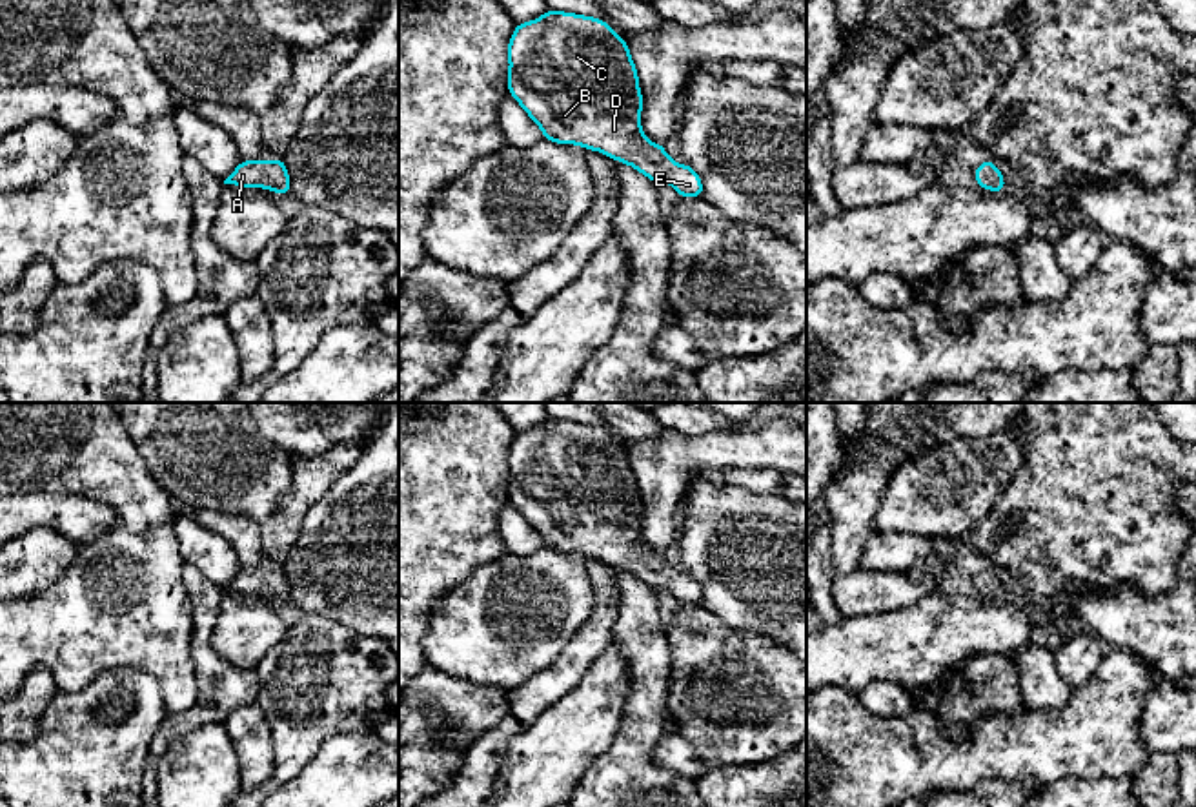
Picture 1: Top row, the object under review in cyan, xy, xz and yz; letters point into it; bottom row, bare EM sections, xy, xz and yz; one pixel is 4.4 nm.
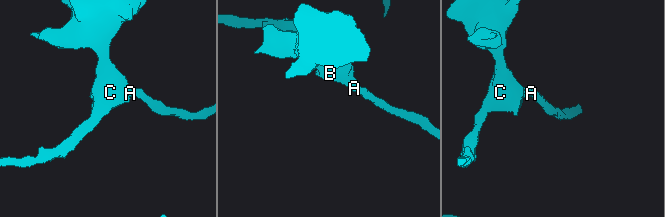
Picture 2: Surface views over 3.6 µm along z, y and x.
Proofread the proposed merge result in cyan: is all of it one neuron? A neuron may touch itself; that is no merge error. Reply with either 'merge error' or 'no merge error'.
no merge error

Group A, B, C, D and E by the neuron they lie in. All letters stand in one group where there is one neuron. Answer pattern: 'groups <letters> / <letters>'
groups A B C D E

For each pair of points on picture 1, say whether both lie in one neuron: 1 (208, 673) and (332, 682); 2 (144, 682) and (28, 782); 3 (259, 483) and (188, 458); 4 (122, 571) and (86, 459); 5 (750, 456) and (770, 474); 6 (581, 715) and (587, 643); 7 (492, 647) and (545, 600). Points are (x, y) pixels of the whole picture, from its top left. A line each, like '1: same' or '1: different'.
1: same
2: same
3: same
4: same
5: different
6: different
7: same

